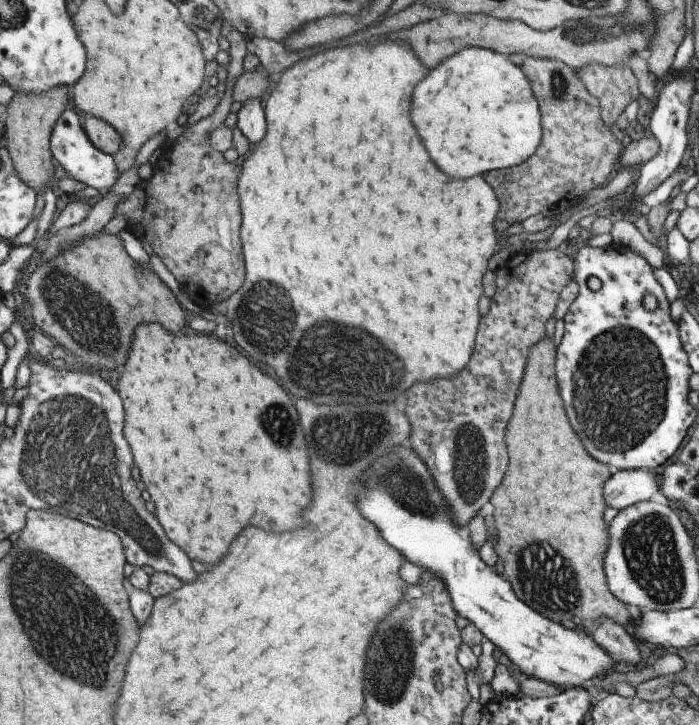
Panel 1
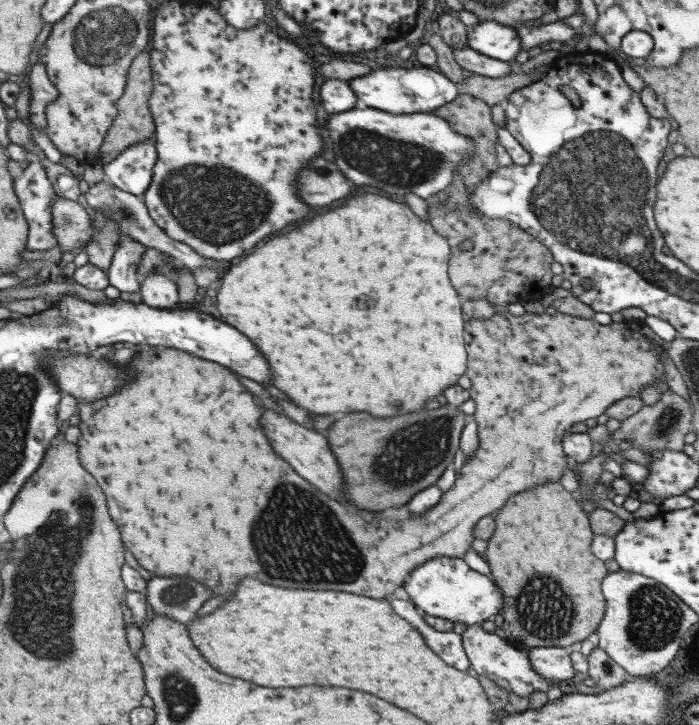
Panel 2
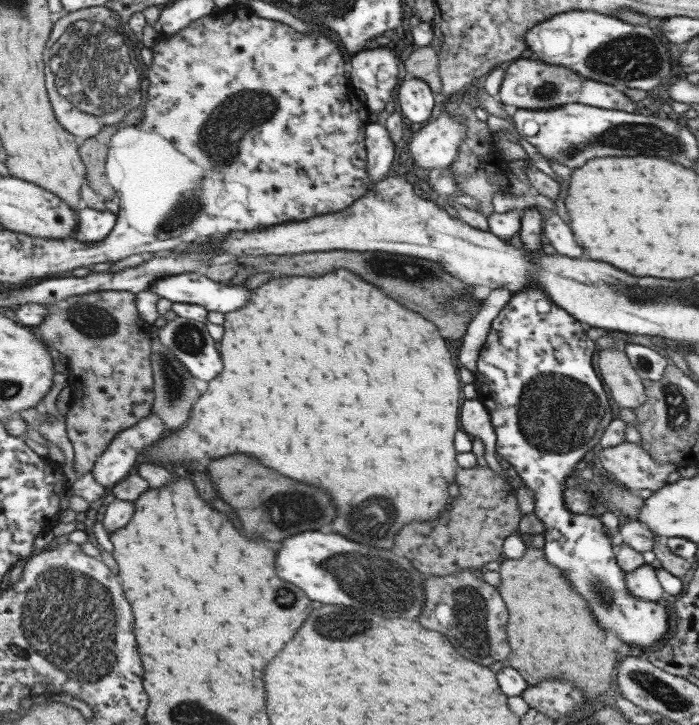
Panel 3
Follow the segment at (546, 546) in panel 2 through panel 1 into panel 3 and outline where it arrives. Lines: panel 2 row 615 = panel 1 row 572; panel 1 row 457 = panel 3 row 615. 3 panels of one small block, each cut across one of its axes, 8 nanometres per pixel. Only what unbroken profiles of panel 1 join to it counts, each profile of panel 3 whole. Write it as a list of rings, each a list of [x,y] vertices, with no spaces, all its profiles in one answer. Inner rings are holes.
[[[530,546],[521,558],[501,558],[498,573],[498,593],[508,612],[509,666],[515,668],[529,686],[551,678],[567,680],[579,688],[585,701],[607,692],[618,656],[606,649],[607,633],[597,628],[583,600],[573,594],[569,584],[557,574],[557,568],[545,560],[542,548]]]

